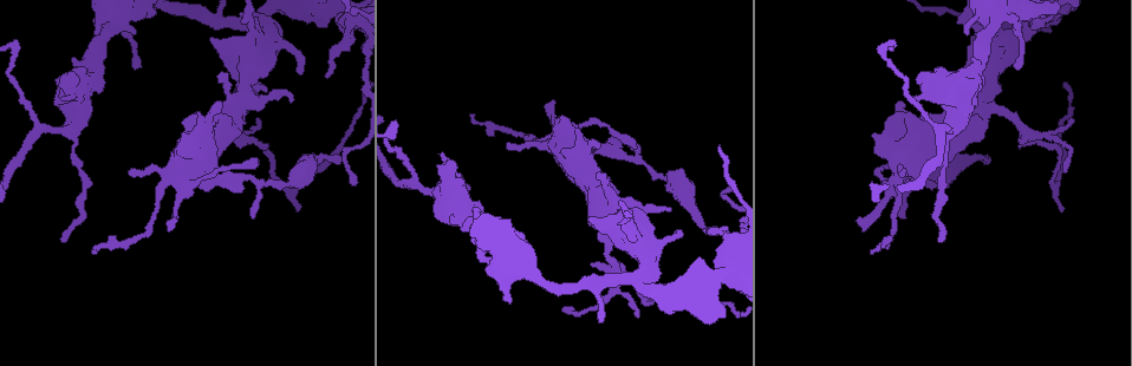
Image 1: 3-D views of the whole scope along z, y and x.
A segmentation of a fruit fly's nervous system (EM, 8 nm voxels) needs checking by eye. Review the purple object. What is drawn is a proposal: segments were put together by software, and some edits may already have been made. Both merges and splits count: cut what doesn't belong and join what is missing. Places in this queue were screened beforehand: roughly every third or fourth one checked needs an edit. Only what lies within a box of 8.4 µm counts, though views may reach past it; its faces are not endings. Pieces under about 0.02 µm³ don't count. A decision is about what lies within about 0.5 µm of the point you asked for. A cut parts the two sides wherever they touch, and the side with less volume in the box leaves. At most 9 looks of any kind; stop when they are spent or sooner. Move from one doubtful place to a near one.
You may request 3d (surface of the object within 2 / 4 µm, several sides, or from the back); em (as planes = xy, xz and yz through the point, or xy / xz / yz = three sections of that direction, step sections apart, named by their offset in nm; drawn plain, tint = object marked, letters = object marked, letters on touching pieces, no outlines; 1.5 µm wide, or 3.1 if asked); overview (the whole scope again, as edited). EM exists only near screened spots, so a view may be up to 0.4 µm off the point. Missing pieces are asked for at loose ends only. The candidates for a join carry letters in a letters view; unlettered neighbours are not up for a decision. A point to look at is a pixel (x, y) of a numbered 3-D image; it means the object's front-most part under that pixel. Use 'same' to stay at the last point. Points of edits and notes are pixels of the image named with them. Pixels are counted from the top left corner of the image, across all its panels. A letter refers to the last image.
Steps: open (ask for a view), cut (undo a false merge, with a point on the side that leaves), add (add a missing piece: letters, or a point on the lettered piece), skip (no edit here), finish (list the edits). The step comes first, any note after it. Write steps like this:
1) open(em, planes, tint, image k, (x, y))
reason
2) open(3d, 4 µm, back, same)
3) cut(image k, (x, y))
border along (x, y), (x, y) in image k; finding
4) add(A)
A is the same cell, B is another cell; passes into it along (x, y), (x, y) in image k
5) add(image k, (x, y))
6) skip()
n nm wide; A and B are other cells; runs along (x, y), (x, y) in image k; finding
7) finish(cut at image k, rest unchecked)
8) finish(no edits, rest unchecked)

open(em, planes, letters, image 1, (939, 241))
end of a long branch

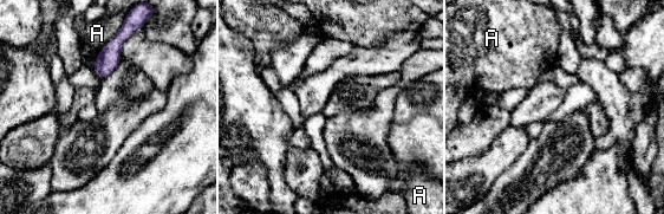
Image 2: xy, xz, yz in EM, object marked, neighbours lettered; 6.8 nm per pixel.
skip()
A is another cell; border along (128, 13), (121, 28), (97, 56) in image 2; none of them fits

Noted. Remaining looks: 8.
open(em, planes, tint, image 1, (643, 300))
sharp bend

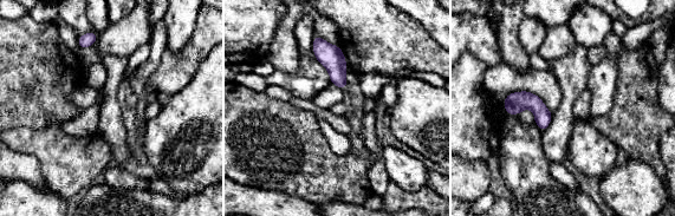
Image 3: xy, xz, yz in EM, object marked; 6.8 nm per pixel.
open(em, planes, letters, same)

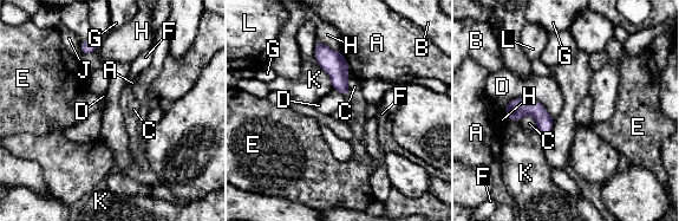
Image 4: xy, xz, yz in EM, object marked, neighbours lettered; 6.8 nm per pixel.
skip()
150 nm wide; A, B, C, D, E, F, G, H, J, K and L are other cells; border along (520, 119), (530, 115), (536, 128) in image 4; one neuron here

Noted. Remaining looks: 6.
open(em, planes, letters, image 1, (634, 280))
abrupt turn

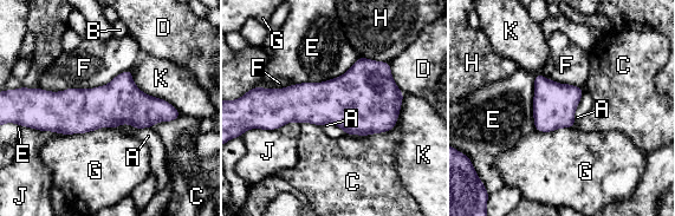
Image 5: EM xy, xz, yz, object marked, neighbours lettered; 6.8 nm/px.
skip()
300 nm wide; A, B, C, D, E, F, G, H, J and K are other cells; border along (150, 126), (116, 128) in image 5; all the same neuron

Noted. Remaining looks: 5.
open(3d, 4 µm, image 1, (991, 160))
an open end

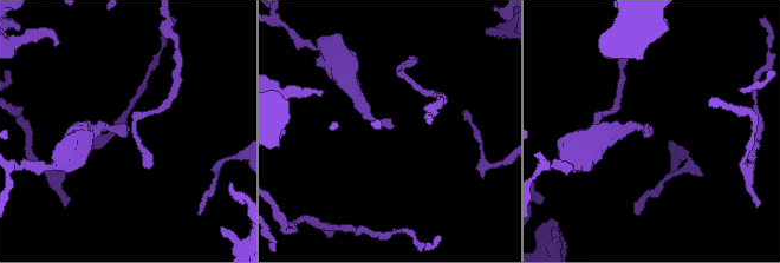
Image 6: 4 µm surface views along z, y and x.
open(em, xz, step 8, letters, image 6, (648, 136))
shape alone is not enough

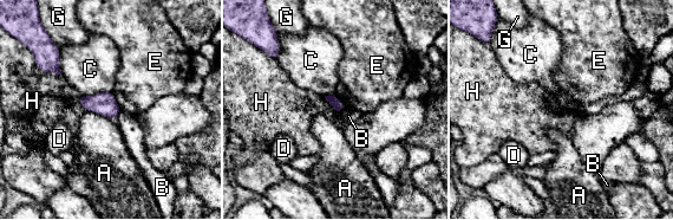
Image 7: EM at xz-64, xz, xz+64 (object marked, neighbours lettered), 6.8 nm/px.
open(em, planes, letters, same)

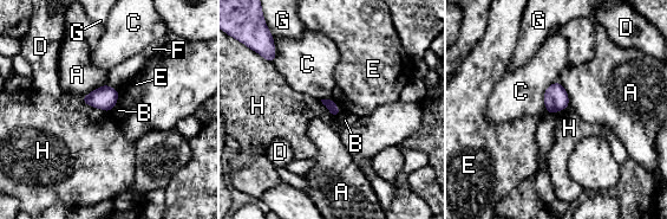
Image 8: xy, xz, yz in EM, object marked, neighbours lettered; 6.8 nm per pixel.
skip()
A, B, C, D, E, F, G and H are other cells; border along (79, 98), (85, 103), (111, 113) in image 8; none of them fits

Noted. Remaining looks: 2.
finish(no edits, rest unchecked)

